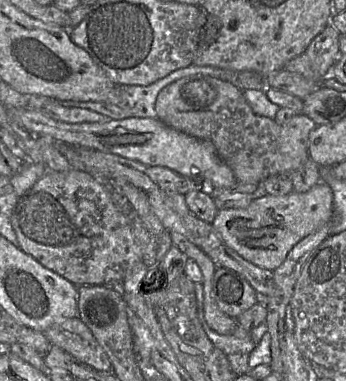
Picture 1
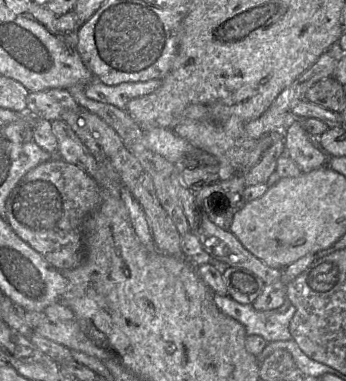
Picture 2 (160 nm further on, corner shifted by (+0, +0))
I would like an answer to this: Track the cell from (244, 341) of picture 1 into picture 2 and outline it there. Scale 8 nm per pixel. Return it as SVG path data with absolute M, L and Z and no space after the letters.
M214 294L218 309L225 315L241 323L247 336L261 336L267 343L292 339L290 322L296 309L293 305L285 313L277 310L258 311L250 304L240 304L229 296Z

